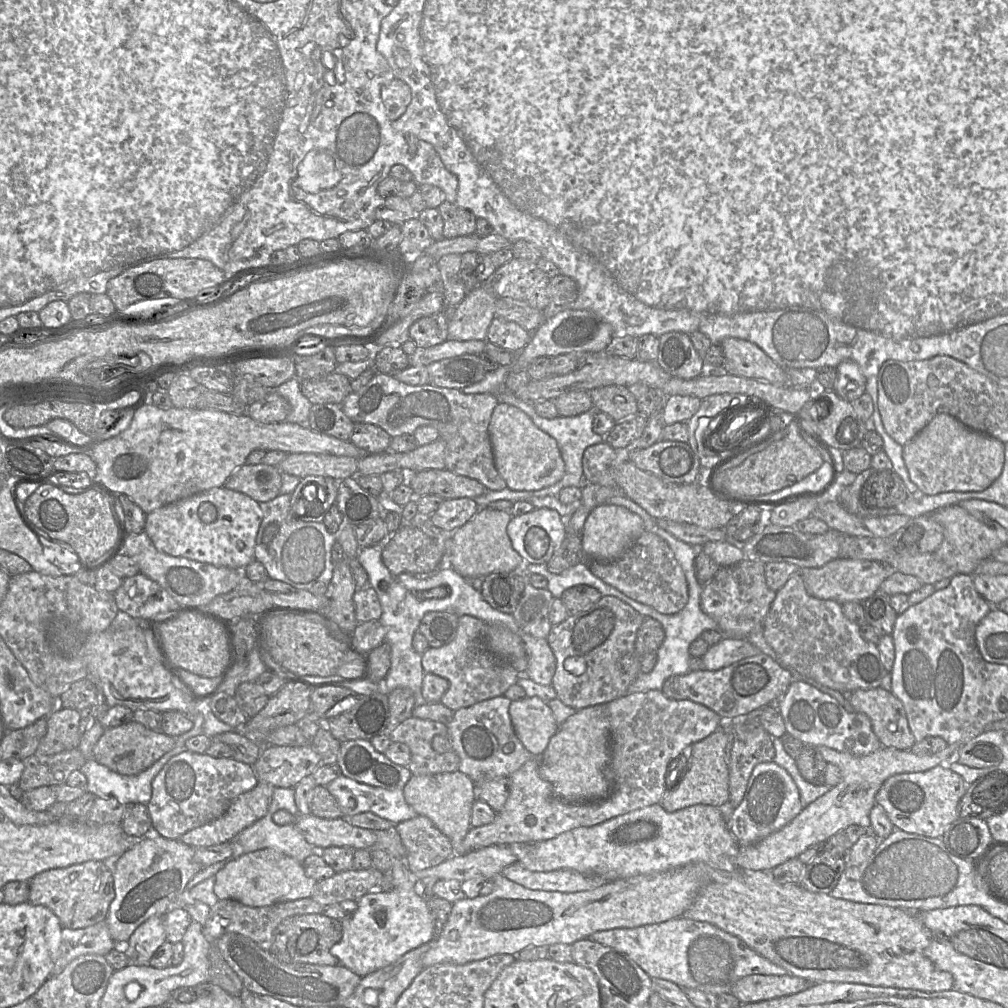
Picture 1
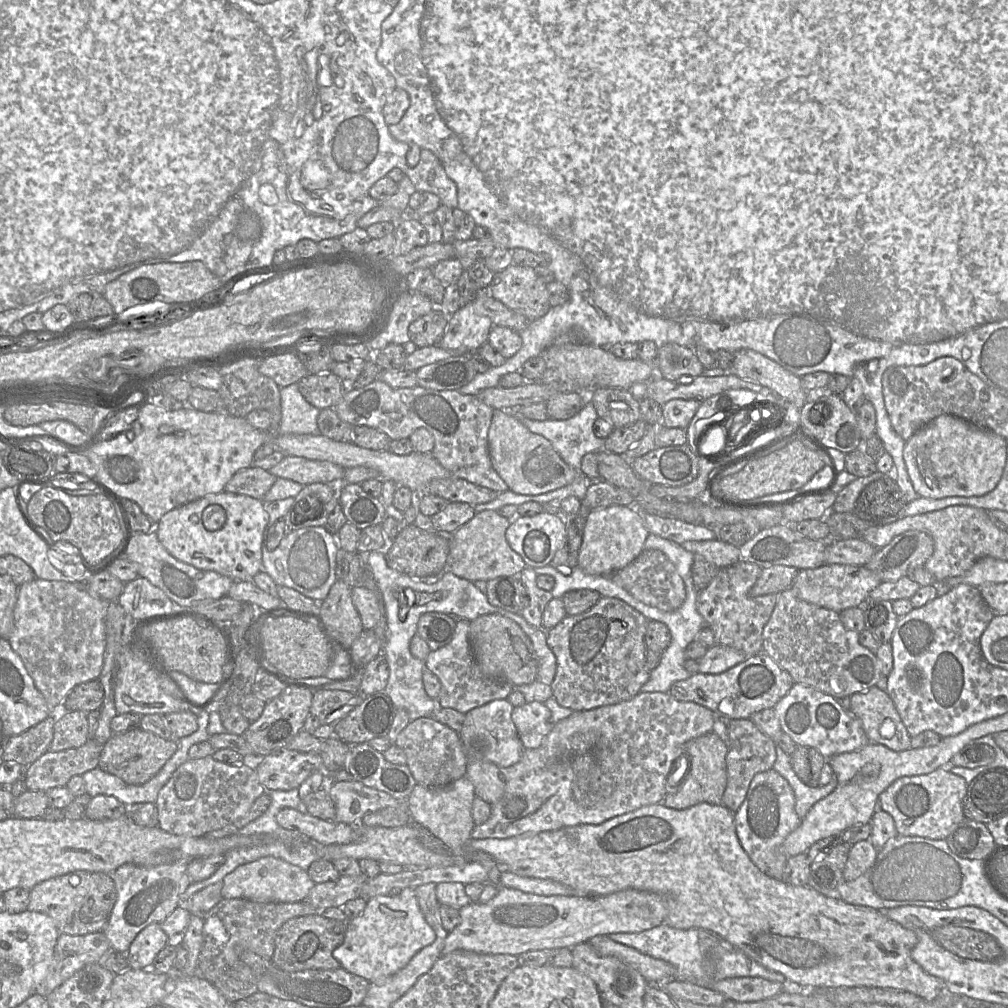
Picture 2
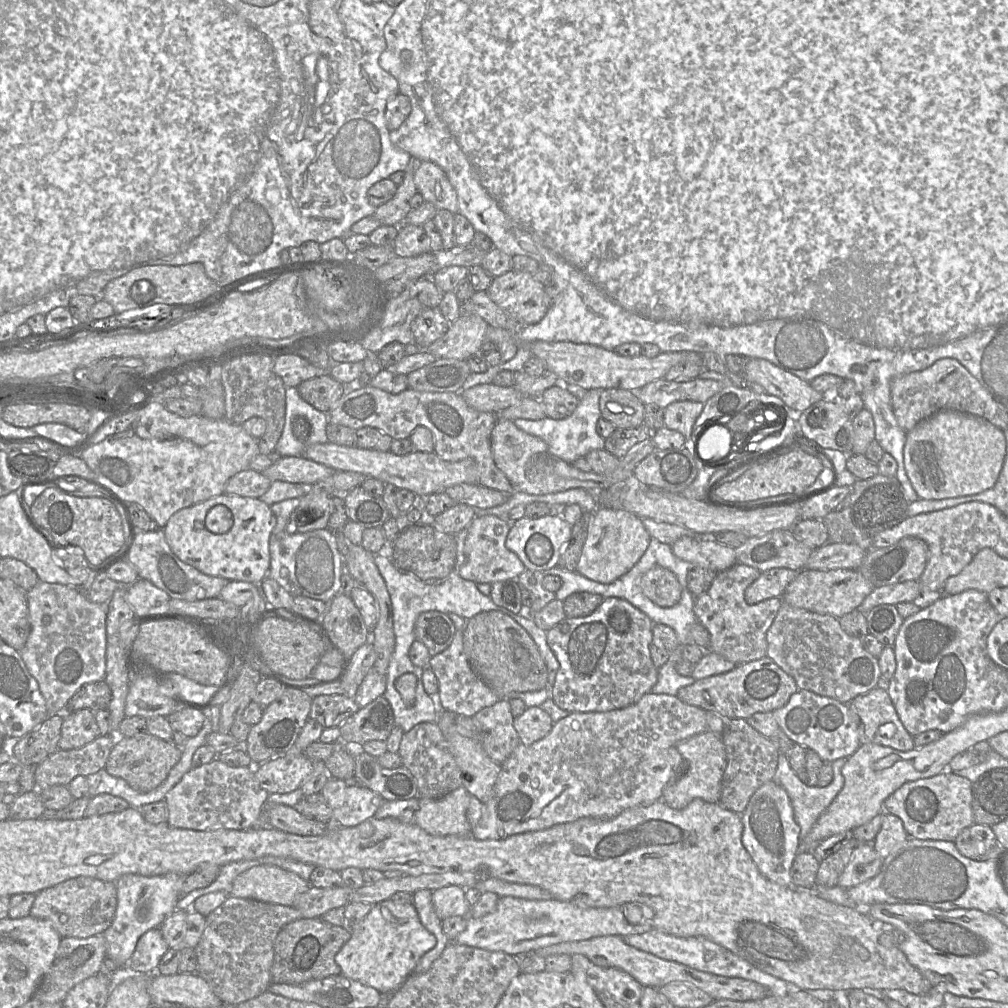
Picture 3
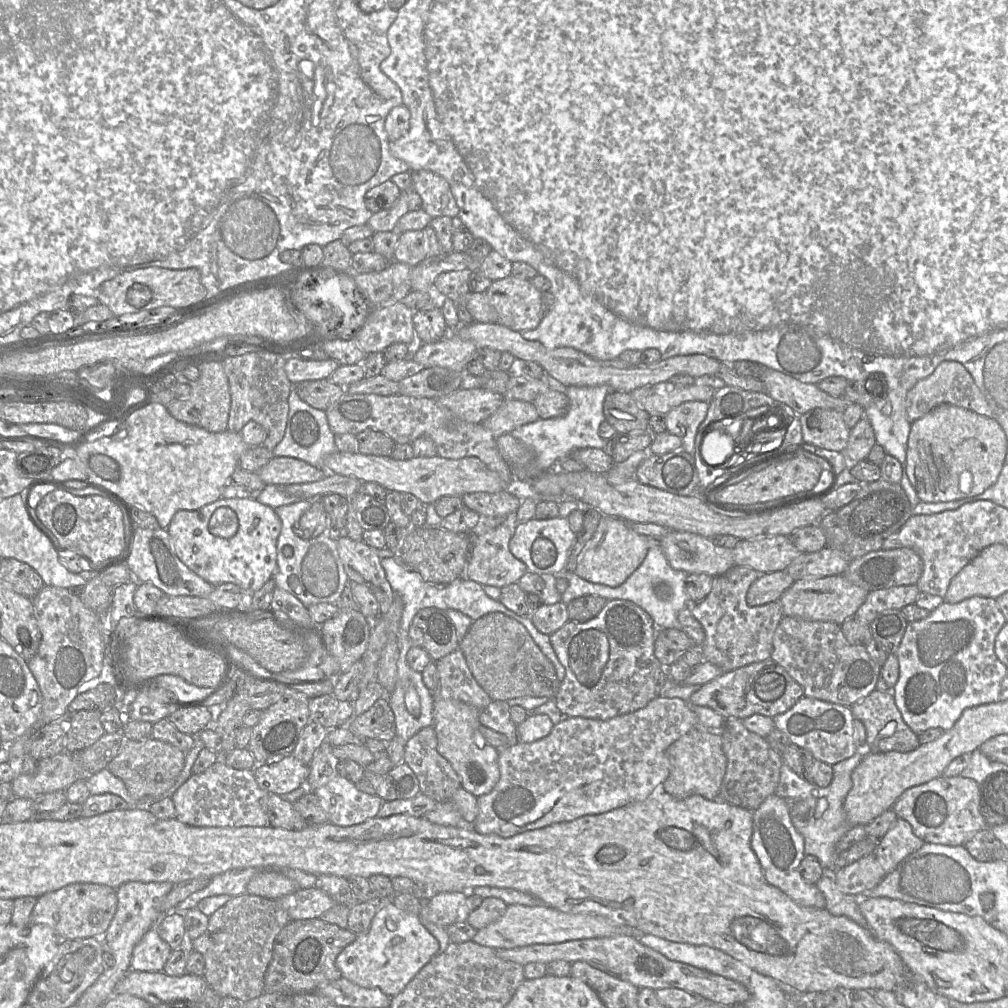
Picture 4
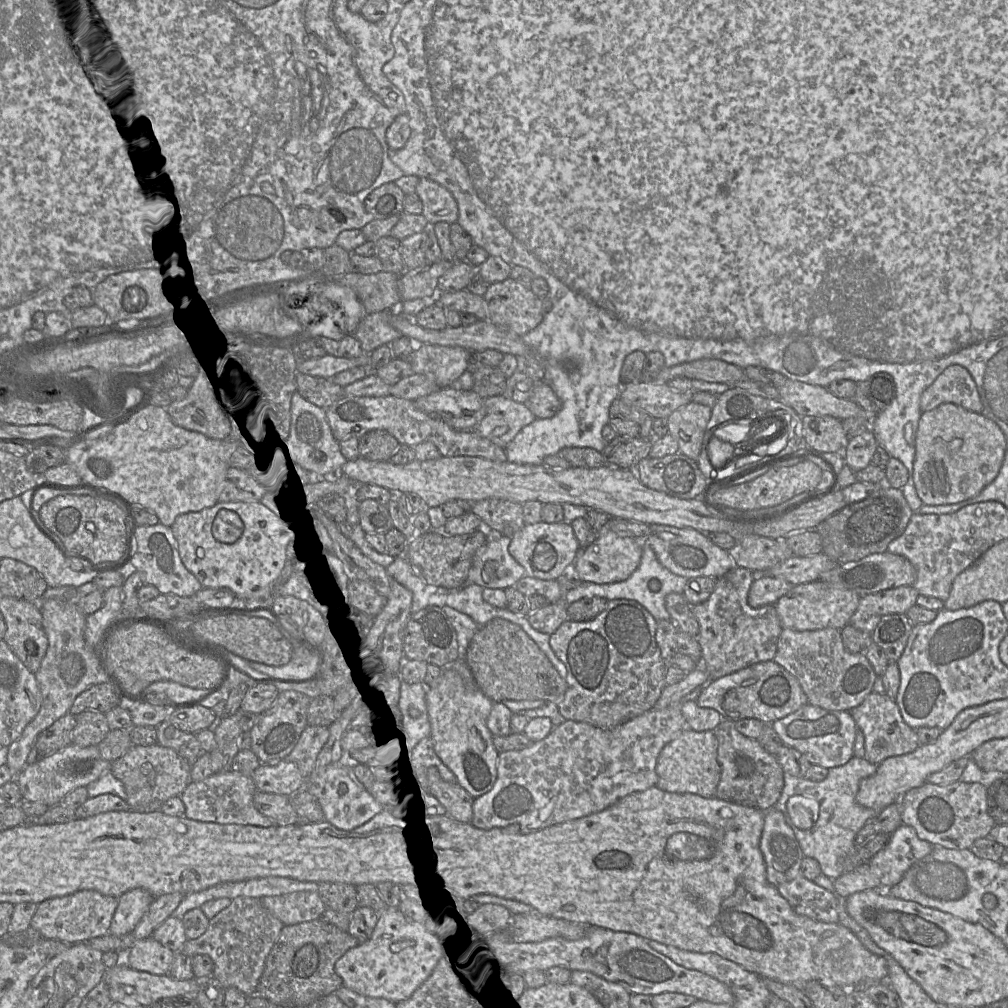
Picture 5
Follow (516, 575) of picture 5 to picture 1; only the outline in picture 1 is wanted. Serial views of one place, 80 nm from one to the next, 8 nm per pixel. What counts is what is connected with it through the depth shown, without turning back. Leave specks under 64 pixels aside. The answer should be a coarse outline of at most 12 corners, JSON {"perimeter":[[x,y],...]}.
{"perimeter":[[479,508],[451,534],[449,566],[465,579],[511,573],[524,559],[510,512]]}

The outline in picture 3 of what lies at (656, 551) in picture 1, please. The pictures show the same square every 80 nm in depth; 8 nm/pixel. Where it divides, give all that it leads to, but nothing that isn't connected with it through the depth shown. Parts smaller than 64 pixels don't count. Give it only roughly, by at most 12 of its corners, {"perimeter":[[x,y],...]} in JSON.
{"perimeter":[[655,566],[640,580],[643,594],[660,607],[682,595],[677,576]]}

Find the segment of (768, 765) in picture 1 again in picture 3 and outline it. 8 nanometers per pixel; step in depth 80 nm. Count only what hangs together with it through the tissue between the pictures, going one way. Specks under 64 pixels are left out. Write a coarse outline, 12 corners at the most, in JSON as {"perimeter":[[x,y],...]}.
{"perimeter":[[774,780],[750,798],[742,843],[761,874],[794,887],[802,836]]}

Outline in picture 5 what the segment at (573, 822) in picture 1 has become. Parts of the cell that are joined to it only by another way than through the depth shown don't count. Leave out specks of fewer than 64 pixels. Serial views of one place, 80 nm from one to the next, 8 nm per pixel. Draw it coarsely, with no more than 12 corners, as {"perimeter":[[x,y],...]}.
{"perimeter":[[681,705],[500,752],[470,823],[529,833],[656,786]]}

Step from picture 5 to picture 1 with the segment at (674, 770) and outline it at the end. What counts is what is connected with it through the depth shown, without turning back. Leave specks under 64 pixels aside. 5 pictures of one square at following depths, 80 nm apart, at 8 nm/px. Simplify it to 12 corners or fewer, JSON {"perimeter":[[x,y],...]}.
{"perimeter":[[727,737],[691,745],[659,802],[675,812],[729,801]]}

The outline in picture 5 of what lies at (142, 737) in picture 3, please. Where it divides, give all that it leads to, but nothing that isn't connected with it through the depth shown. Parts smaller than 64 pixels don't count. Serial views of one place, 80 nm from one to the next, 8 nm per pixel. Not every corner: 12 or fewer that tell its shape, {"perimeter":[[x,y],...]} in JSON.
{"perimeter":[[160,744],[132,745],[111,763],[129,808],[160,811],[192,765]]}

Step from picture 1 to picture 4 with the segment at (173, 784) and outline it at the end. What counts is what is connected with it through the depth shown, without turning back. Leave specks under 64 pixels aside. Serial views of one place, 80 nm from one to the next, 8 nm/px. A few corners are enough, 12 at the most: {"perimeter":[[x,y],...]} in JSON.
{"perimeter":[[221,759],[171,796],[195,827],[264,827],[253,770]]}

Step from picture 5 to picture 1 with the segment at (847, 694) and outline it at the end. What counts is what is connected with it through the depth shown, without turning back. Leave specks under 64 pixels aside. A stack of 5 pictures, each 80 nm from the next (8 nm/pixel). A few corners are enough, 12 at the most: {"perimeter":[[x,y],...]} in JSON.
{"perimeter":[[800,570],[762,632],[783,667],[839,692],[887,673],[841,604]]}

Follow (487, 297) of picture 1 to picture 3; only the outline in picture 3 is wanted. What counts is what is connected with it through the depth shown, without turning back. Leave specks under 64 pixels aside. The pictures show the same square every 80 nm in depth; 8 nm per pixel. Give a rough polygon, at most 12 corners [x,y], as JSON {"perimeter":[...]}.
{"perimeter":[[475,313],[450,323],[423,350],[467,360],[486,341],[488,323]]}

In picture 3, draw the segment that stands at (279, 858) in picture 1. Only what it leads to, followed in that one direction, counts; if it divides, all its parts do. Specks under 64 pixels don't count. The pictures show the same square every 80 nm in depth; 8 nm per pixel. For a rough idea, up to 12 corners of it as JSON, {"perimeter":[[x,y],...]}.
{"perimeter":[[261,864],[229,896],[292,906],[310,881]]}

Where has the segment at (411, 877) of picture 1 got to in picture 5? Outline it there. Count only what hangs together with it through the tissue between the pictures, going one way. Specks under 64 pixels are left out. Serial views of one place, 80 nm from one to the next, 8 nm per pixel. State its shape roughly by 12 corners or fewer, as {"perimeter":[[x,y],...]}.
{"perimeter":[[397,907],[335,963],[343,985],[394,1003],[444,945]]}

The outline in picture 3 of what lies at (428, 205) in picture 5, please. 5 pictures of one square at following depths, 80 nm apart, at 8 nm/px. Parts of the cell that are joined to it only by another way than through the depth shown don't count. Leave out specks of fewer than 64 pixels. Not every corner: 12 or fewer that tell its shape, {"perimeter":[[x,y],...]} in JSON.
{"perimeter":[[421,161],[417,192],[437,210],[459,213],[457,193],[444,170]]}

